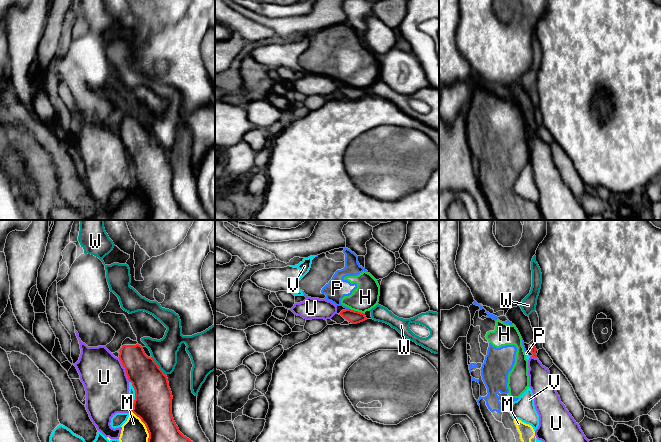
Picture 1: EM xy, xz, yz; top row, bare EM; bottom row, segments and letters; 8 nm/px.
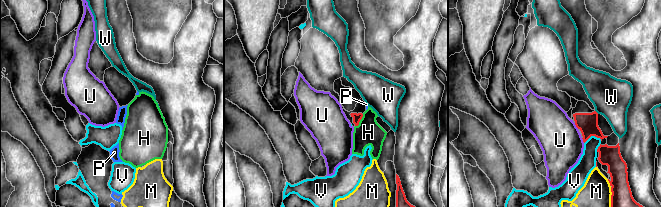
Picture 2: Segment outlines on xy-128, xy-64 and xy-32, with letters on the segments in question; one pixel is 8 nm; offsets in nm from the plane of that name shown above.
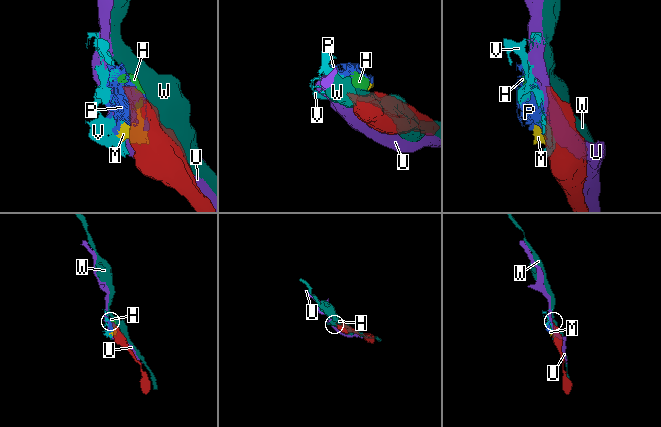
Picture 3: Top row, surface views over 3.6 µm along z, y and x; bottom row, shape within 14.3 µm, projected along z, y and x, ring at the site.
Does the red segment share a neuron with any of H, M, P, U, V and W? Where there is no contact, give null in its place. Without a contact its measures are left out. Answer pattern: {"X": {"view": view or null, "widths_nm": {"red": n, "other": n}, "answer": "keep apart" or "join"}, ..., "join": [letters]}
{"H": {"view": "xz", "widths_nm": {"red": 100, "other": 200}, "answer": "keep apart"}, "M": {"view": "xy", "widths_nm": {"red": 300, "other": 190}, "answer": "keep apart"}, "P": {"view": "xz", "widths_nm": {"red": 100, "other": 170}, "answer": "keep apart"}, "U": {"view": "xy", "widths_nm": {"red": 280, "other": 360}, "answer": "keep apart"}, "V": {"view": "xy", "widths_nm": {"red": 300, "other": 50}, "answer": "keep apart"}, "W": {"view": "xy", "widths_nm": {"red": 300, "other": 200}, "answer": "keep apart"}, "join": []}

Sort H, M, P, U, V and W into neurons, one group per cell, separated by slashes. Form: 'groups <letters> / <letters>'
groups H M P V / U / W

